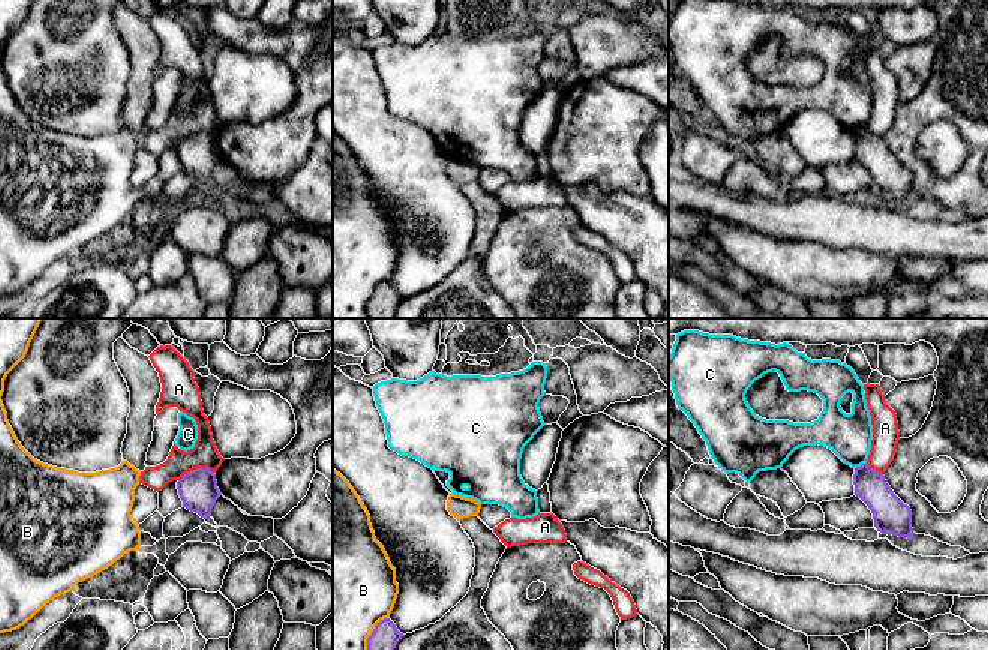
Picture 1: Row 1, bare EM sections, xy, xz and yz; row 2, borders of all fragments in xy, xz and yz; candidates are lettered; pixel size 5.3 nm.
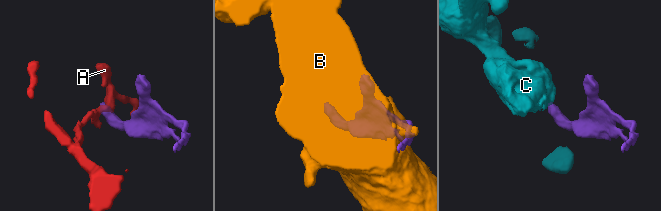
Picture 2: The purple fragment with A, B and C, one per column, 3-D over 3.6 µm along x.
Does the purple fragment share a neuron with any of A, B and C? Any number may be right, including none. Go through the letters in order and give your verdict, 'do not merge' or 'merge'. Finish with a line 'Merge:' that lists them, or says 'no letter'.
A: do not merge
B: do not merge
C: do not merge
Merge: no letter

